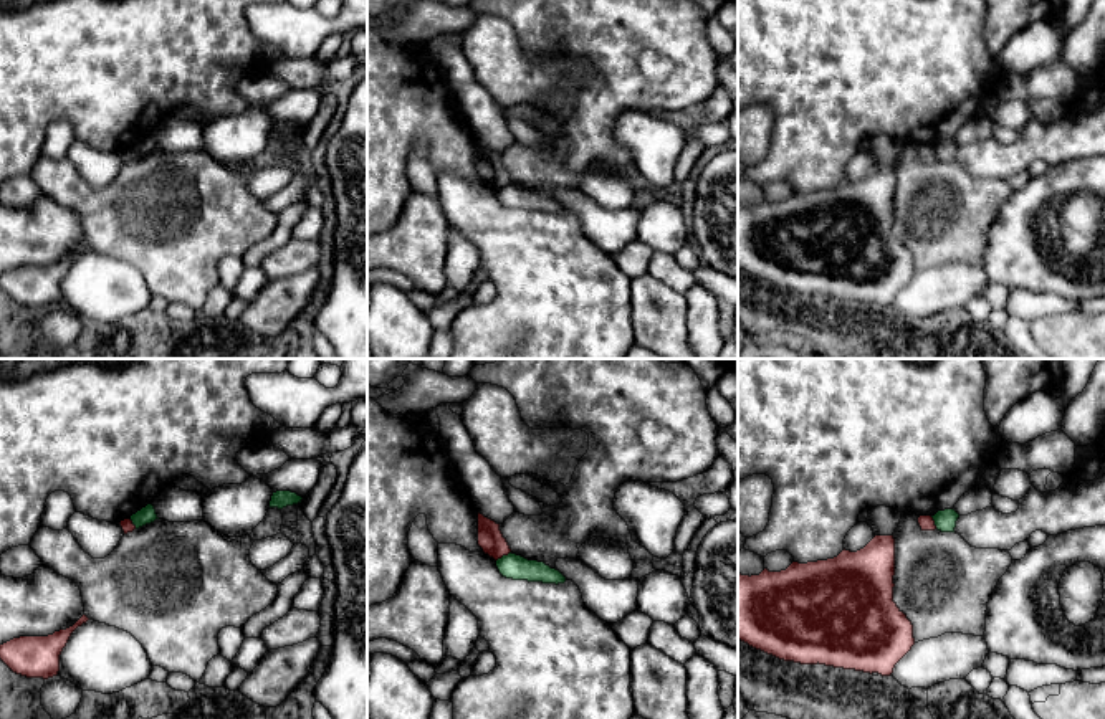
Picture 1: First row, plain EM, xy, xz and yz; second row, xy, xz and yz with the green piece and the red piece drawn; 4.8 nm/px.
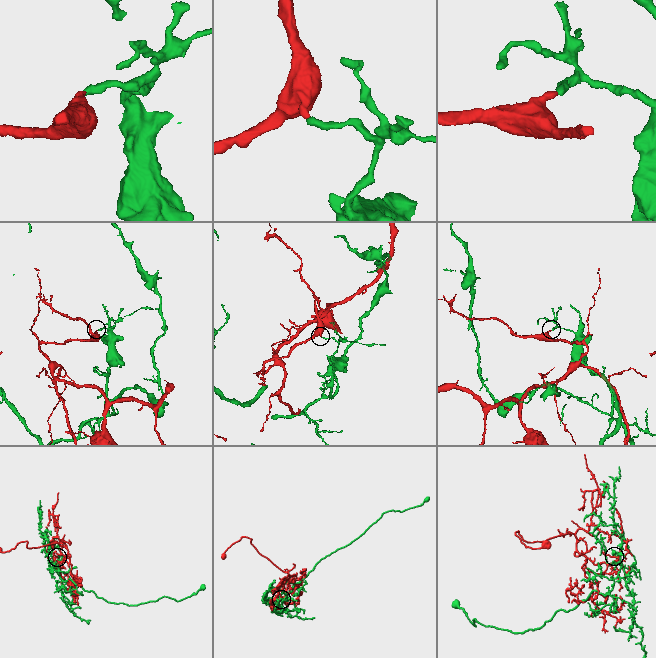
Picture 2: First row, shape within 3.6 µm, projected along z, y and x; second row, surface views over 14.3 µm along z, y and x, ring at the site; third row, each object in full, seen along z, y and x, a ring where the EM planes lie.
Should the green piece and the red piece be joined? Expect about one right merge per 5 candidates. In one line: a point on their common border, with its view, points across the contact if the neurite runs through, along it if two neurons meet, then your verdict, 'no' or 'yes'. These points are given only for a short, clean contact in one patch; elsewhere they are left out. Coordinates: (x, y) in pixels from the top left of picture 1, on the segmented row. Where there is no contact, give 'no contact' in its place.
xz (503, 556) | along xz (510, 551), (497, 561) | no

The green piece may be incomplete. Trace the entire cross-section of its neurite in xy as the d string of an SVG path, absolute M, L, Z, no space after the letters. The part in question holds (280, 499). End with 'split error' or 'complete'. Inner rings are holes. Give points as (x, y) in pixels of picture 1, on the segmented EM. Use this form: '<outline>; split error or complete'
M276 491L271 496L270 507L283 509L286 506L293 506L293 504L301 502L301 499L303 498L298 496L296 493L291 493L291 491Z; complete

